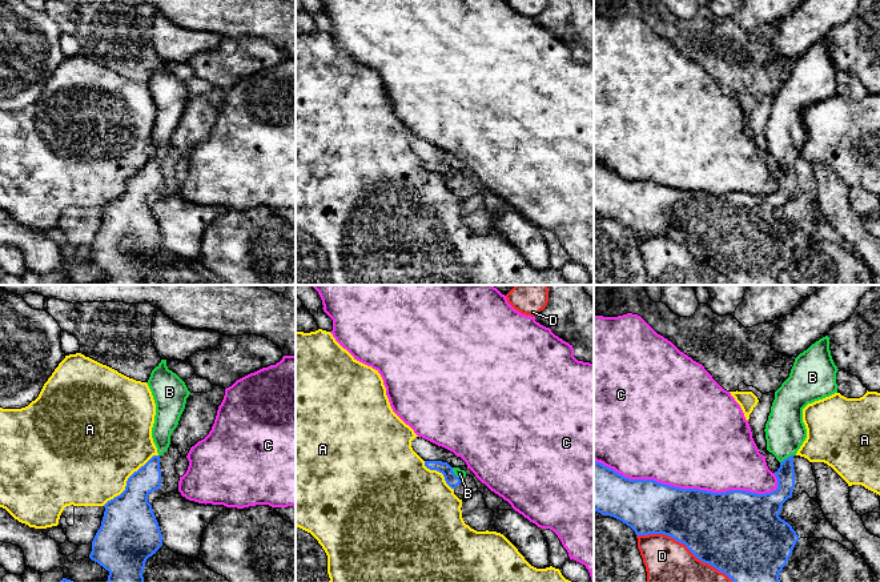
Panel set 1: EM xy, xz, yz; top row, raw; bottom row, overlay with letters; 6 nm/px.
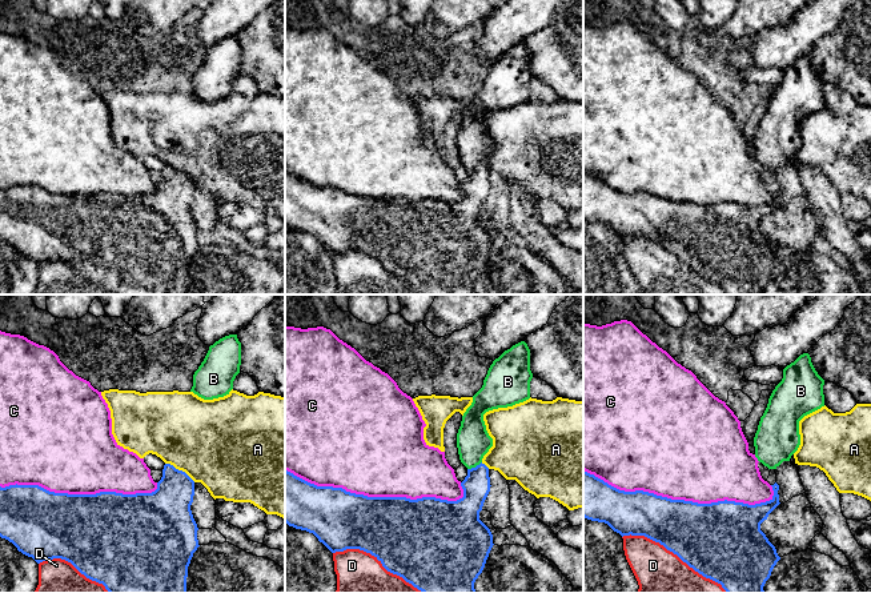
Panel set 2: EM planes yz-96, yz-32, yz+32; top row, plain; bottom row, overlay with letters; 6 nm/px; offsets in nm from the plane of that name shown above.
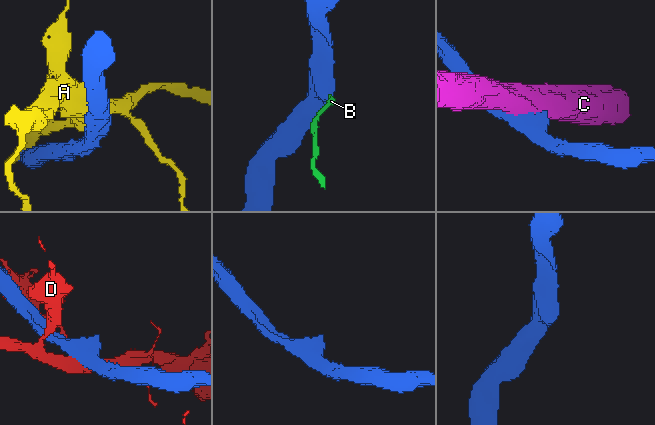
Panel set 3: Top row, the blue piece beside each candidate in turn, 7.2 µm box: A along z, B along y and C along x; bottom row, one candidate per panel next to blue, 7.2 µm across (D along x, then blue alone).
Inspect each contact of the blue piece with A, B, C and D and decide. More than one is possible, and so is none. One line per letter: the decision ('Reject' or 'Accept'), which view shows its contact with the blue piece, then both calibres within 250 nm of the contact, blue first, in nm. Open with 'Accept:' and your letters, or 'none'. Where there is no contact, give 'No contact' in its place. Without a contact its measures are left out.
Accept: B
A: Reject. Touches blue in xy. Thickness 320 nm (blue) against 480 nm
B: Accept. Touches blue in yz. Thickness 110 nm (blue) against 240 nm
C: Reject. Touches blue in yz. Thickness 380 nm (blue) against 500 nm
D: Reject. Touches blue in yz. Thickness 460 nm (blue) against 260 nm

